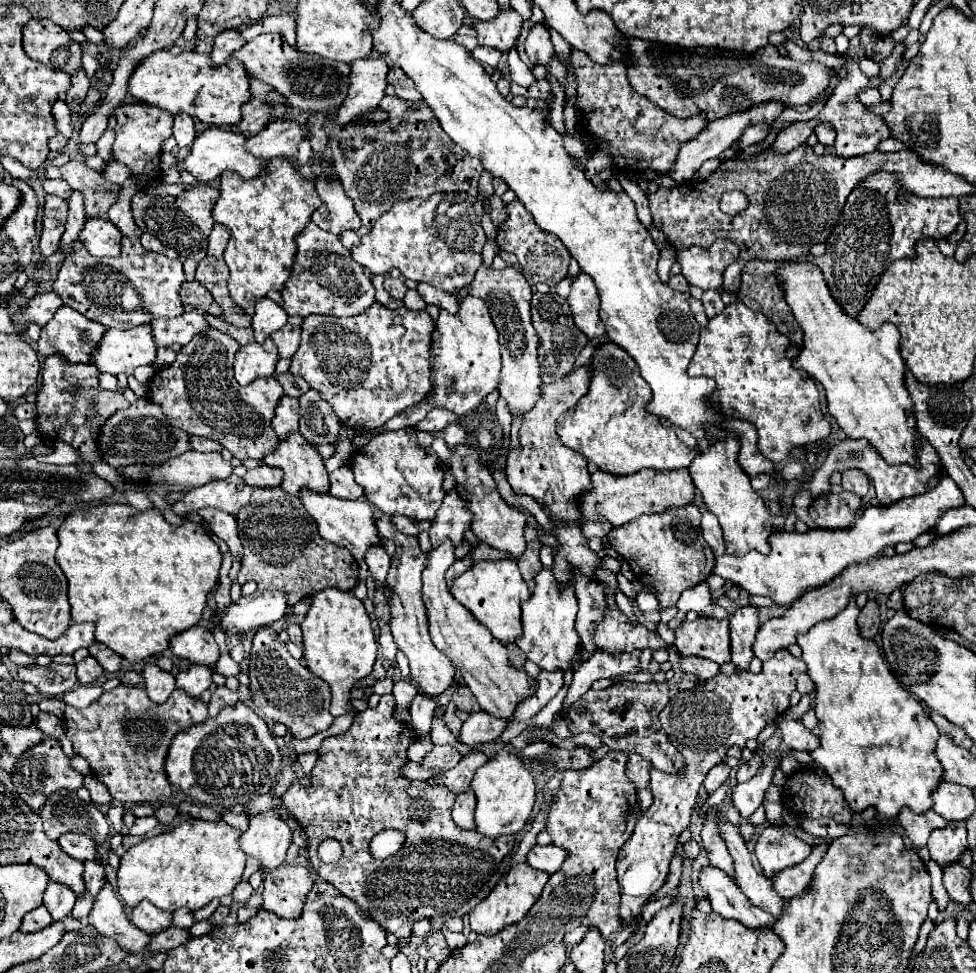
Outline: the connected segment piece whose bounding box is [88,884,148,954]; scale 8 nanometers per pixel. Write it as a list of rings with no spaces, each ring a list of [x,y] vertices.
[[[104,884],[98,892],[94,906],[88,914],[88,922],[102,934],[116,940],[122,948],[128,948],[132,954],[144,954],[148,944],[148,934],[136,928],[126,912],[122,902],[116,898],[112,884]]]

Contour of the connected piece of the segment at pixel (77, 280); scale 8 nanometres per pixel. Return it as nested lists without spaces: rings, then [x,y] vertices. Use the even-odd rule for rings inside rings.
[[[122,238],[122,250],[116,258],[96,260],[78,240],[72,246],[72,254],[64,260],[56,274],[52,290],[62,298],[62,302],[86,318],[104,324],[106,328],[128,330],[134,326],[148,324],[154,318],[176,318],[184,312],[178,290],[186,280],[182,262],[170,260],[162,254],[148,252],[142,248],[140,238]]]

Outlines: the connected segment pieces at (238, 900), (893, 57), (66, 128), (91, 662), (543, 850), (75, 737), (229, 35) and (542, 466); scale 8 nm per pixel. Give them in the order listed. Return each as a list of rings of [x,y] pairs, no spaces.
[[[240,882],[236,888],[234,888],[234,892],[232,892],[232,900],[234,900],[234,904],[244,904],[244,902],[248,902],[248,898],[252,896],[252,886],[248,884],[248,882]]]
[[[894,44],[894,52],[880,62],[880,76],[878,76],[878,78],[880,78],[882,82],[886,82],[886,78],[890,78],[890,76],[898,70],[898,66],[902,64],[902,54],[904,54],[904,50],[906,50],[904,44]]]
[[[58,100],[56,104],[54,104],[54,112],[56,112],[56,120],[58,120],[58,130],[66,136],[66,138],[70,138],[72,136],[72,126],[70,126],[70,108],[68,108],[68,104],[64,102],[64,100]]]
[[[86,656],[80,664],[76,664],[76,668],[78,668],[76,676],[78,676],[80,684],[92,684],[94,680],[98,680],[104,674],[102,666],[92,656]]]
[[[548,844],[548,846],[532,846],[532,850],[526,856],[526,862],[536,868],[536,870],[544,870],[548,874],[554,874],[562,862],[566,858],[566,852],[562,848],[558,848],[556,844]]]
[[[120,684],[104,692],[88,708],[66,706],[66,738],[72,742],[76,754],[90,762],[94,776],[108,786],[114,800],[130,804],[162,804],[170,800],[172,786],[164,764],[172,738],[184,728],[182,722],[174,718],[178,716],[178,700],[188,698],[180,688],[176,688],[172,696],[176,698],[176,706],[170,700],[154,704],[142,688]]]
[[[226,30],[226,32],[220,32],[216,38],[214,38],[214,44],[212,44],[212,52],[210,52],[210,58],[214,64],[224,64],[228,62],[230,54],[234,50],[238,50],[244,42],[244,38],[240,36],[238,30]]]
[[[584,366],[558,382],[542,384],[542,398],[536,402],[536,408],[532,408],[532,412],[524,414],[522,418],[522,428],[520,428],[522,448],[510,452],[506,460],[506,478],[512,490],[516,494],[528,494],[536,498],[554,516],[552,522],[556,526],[556,538],[560,542],[560,548],[556,550],[556,562],[552,570],[556,570],[556,580],[560,584],[566,584],[570,580],[570,566],[576,566],[590,578],[592,578],[590,572],[600,566],[600,558],[596,556],[596,552],[588,548],[588,542],[580,532],[580,512],[576,512],[576,494],[586,492],[590,488],[586,458],[566,448],[556,434],[558,416],[564,414],[568,408],[576,406],[576,402],[586,394],[588,384],[590,384],[590,374],[586,372]]]

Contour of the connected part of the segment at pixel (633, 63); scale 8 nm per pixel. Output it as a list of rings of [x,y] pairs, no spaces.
[[[628,38],[626,42],[624,60],[628,60],[628,80],[632,88],[680,118],[704,112],[708,120],[716,120],[766,100],[782,100],[788,106],[810,104],[820,98],[830,78],[830,70],[824,64],[814,60],[796,62],[790,56],[782,56],[778,48],[770,44],[752,54],[742,54],[702,46],[680,48],[640,38]]]

